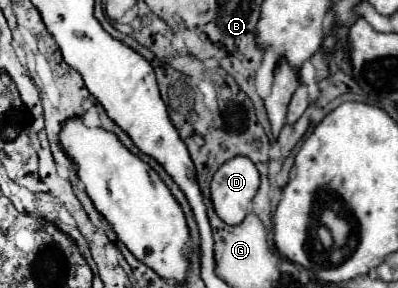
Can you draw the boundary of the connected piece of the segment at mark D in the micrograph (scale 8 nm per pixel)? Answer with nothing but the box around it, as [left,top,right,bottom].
[211,158,259,224]

